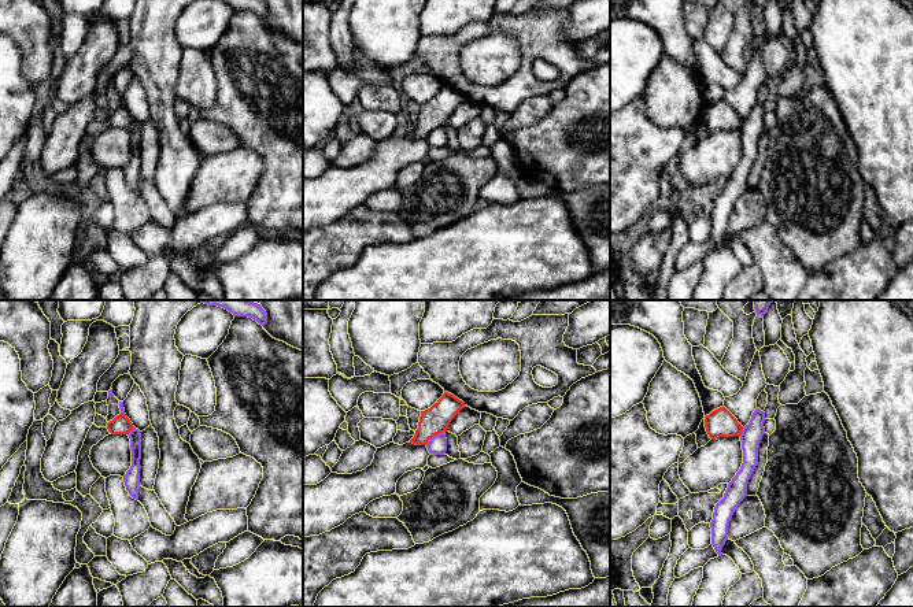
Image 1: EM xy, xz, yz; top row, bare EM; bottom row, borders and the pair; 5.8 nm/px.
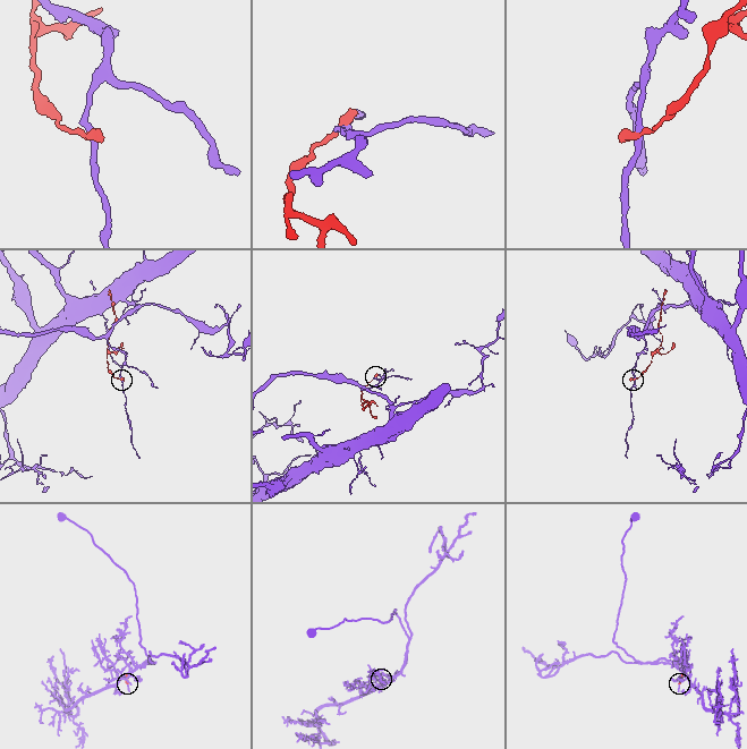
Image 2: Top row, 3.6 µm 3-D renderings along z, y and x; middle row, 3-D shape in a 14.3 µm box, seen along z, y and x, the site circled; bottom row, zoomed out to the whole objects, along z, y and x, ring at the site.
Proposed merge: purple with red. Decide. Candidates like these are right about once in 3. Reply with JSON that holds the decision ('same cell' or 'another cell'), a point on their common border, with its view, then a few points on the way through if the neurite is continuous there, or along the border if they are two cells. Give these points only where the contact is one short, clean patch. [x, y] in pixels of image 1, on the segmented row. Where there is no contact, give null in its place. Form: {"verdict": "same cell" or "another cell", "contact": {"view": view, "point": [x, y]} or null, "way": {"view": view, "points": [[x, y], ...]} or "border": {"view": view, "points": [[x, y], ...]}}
{"verdict": "another cell", "contact": {"view": "xz", "point": [433, 436]}, "border": {"view": "xz", "points": [[443, 432], [439, 432], [425, 444]]}}

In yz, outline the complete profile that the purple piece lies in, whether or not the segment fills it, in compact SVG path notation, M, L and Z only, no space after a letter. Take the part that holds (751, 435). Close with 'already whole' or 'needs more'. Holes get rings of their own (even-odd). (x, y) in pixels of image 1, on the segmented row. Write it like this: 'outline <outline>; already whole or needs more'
outline M755 408L750 422L743 428L740 434L743 449L742 467L728 484L724 497L714 507L713 519L710 522L710 545L714 547L718 556L722 555L721 549L728 540L729 521L739 503L747 496L747 484L757 466L759 443L765 434L764 422L765 412Z; already whole

